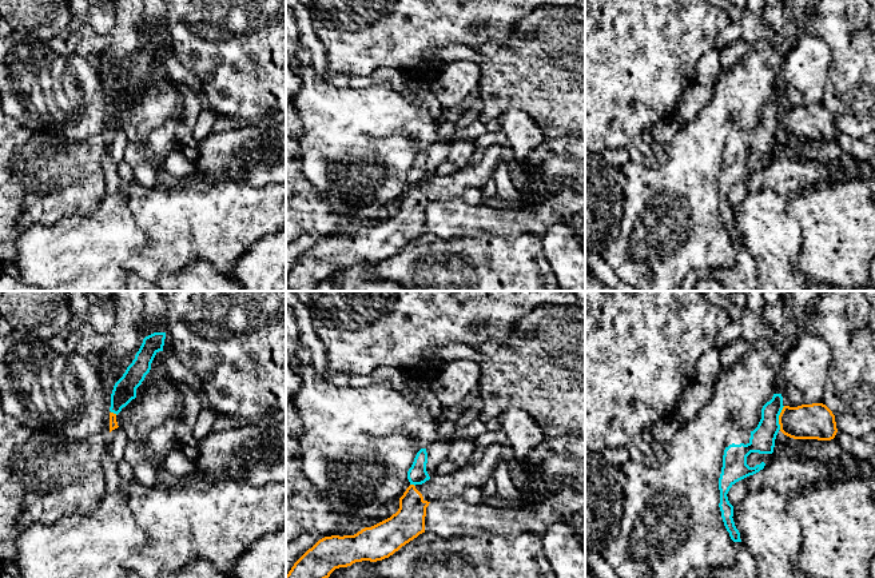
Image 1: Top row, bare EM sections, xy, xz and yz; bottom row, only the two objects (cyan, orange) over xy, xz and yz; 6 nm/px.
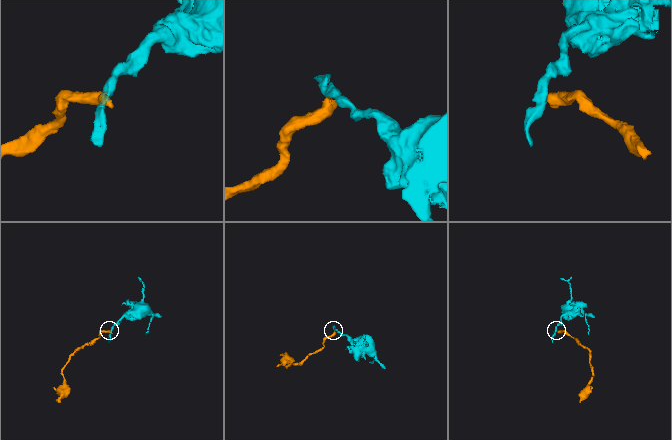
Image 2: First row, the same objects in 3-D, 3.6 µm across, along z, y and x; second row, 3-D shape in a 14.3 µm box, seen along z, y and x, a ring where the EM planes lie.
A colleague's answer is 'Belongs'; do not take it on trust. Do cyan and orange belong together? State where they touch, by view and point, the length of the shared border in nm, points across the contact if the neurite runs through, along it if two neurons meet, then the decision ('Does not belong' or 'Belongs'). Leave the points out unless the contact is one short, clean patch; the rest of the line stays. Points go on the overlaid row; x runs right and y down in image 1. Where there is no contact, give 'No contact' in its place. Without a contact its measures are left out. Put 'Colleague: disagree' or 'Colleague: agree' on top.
Colleague: disagree
Touches cyan at yz (778, 418). Shared border 150 nm. Boundary: yz (784, 406), (779, 415), (779, 429). Does not belong

